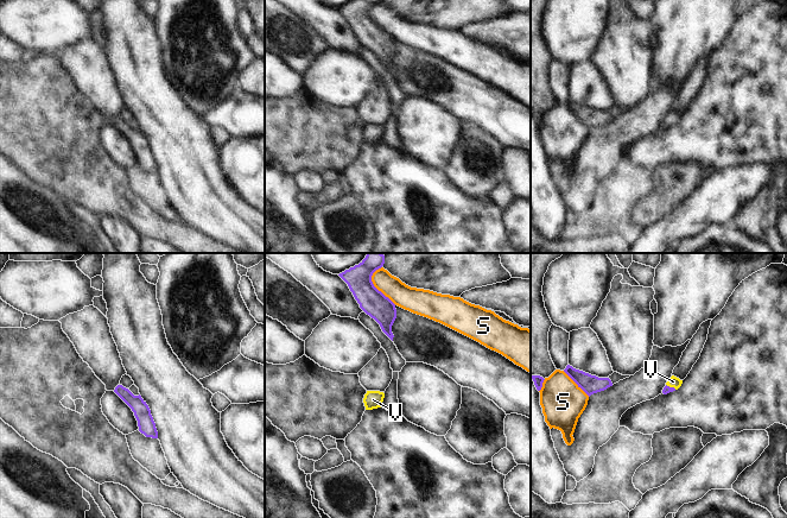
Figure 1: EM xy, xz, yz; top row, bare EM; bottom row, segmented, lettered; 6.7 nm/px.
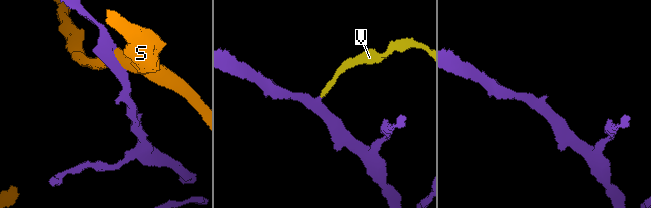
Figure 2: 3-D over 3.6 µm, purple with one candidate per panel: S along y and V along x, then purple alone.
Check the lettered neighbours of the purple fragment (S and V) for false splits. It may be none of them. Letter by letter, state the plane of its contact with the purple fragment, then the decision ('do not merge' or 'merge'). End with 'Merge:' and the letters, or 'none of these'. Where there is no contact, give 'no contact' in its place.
S: xz | do not merge
V: yz | merge
Merge: V

